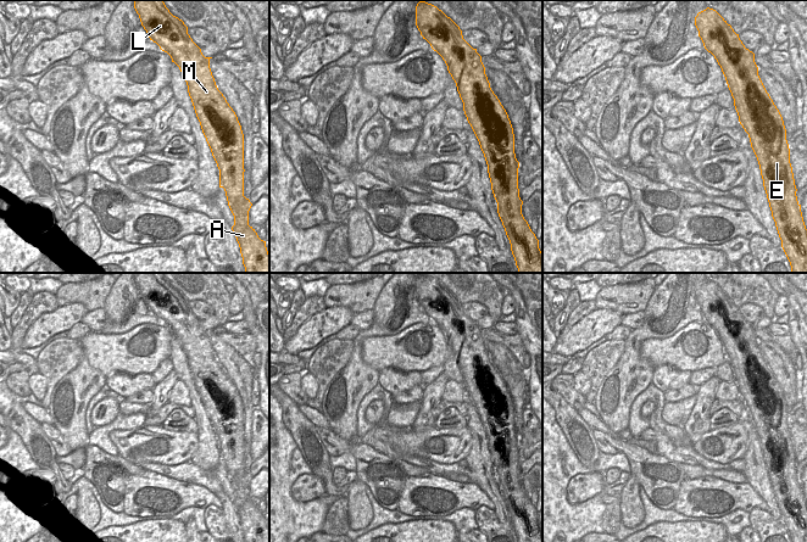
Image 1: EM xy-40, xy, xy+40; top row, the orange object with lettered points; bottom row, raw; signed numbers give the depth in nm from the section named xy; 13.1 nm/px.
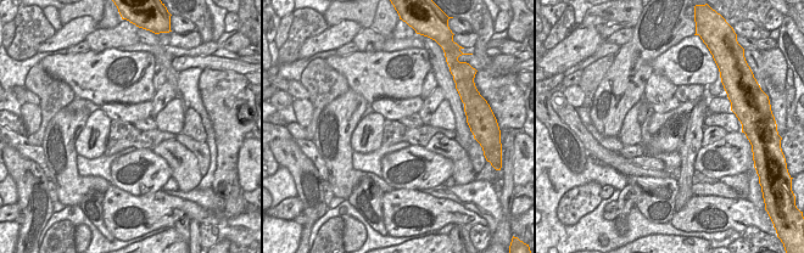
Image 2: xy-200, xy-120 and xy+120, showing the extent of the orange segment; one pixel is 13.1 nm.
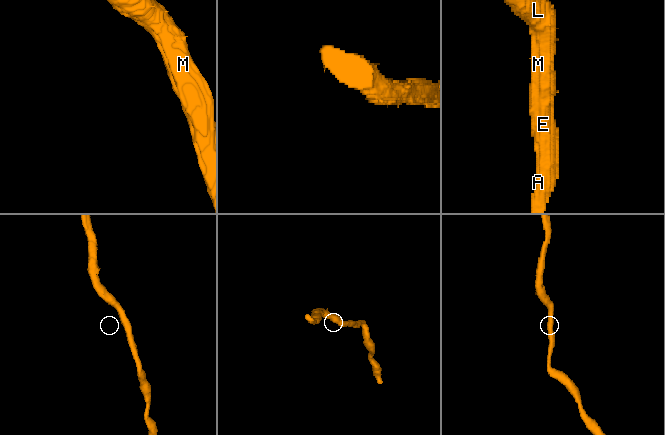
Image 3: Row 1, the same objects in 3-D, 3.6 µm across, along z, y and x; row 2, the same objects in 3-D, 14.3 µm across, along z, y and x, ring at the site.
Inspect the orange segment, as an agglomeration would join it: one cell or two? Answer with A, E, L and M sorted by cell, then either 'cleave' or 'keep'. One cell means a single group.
groups A E L M; keep

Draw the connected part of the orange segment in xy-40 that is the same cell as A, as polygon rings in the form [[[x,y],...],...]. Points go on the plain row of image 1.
[[[135,273],[134,281],[150,313],[167,325],[188,358],[196,390],[219,442],[219,460],[226,464],[234,488],[236,510],[245,542],[269,542],[269,526],[249,498],[252,479],[244,469],[244,407],[238,390],[218,363],[210,333],[188,307],[188,300],[173,289],[162,273]]]

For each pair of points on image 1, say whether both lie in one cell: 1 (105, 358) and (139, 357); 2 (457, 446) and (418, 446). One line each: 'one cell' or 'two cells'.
1: one cell
2: one cell

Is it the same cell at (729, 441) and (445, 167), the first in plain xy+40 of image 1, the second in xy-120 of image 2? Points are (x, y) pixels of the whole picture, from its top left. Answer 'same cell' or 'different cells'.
same cell

